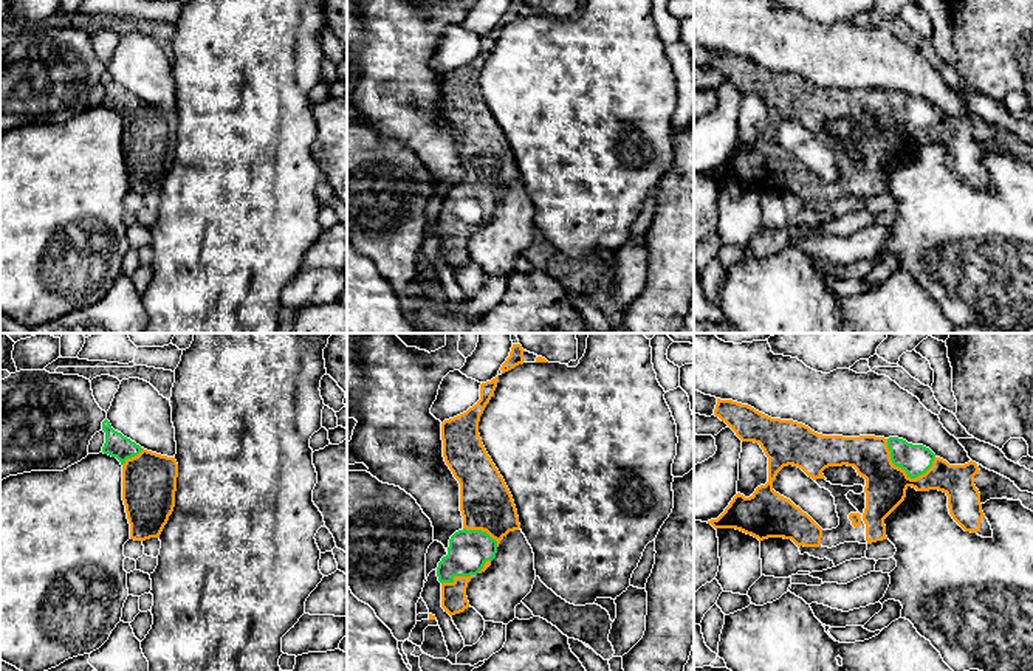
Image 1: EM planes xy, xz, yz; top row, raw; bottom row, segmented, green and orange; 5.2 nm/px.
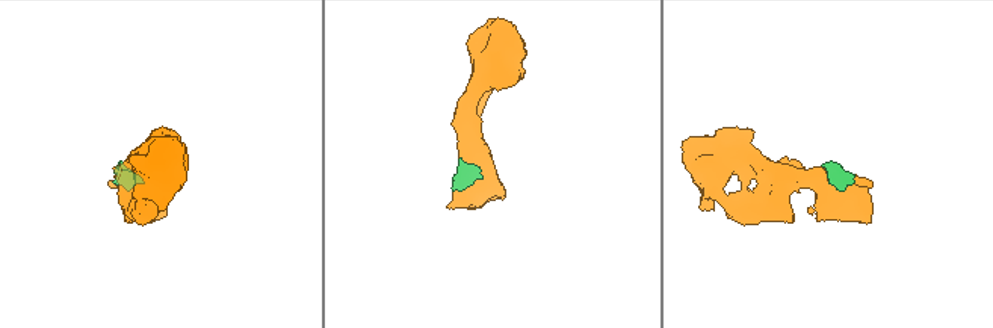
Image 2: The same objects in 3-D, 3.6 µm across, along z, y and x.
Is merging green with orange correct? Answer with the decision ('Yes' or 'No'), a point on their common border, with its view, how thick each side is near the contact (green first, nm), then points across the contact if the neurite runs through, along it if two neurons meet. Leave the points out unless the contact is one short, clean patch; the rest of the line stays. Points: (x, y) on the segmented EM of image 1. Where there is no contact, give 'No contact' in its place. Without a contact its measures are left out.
Yes. Touches green at yz (902, 468). Thickness 160 nm (green) against 220 nm

